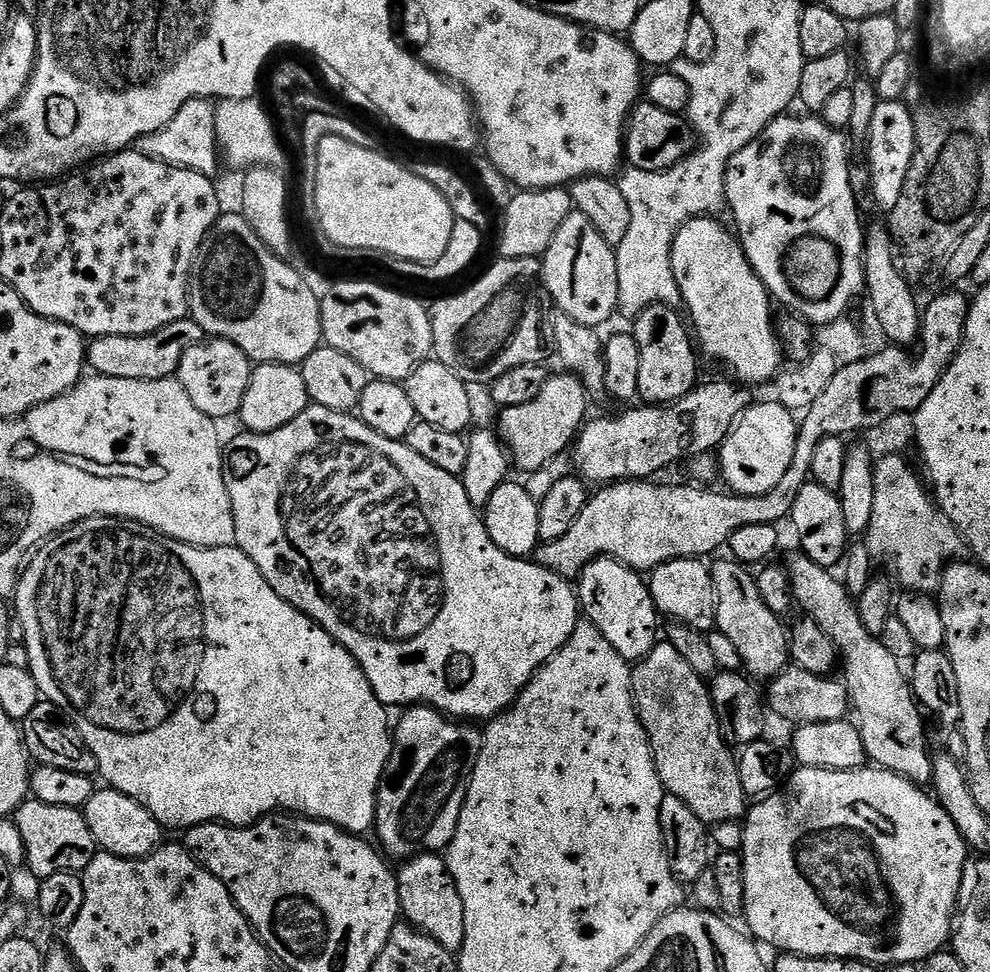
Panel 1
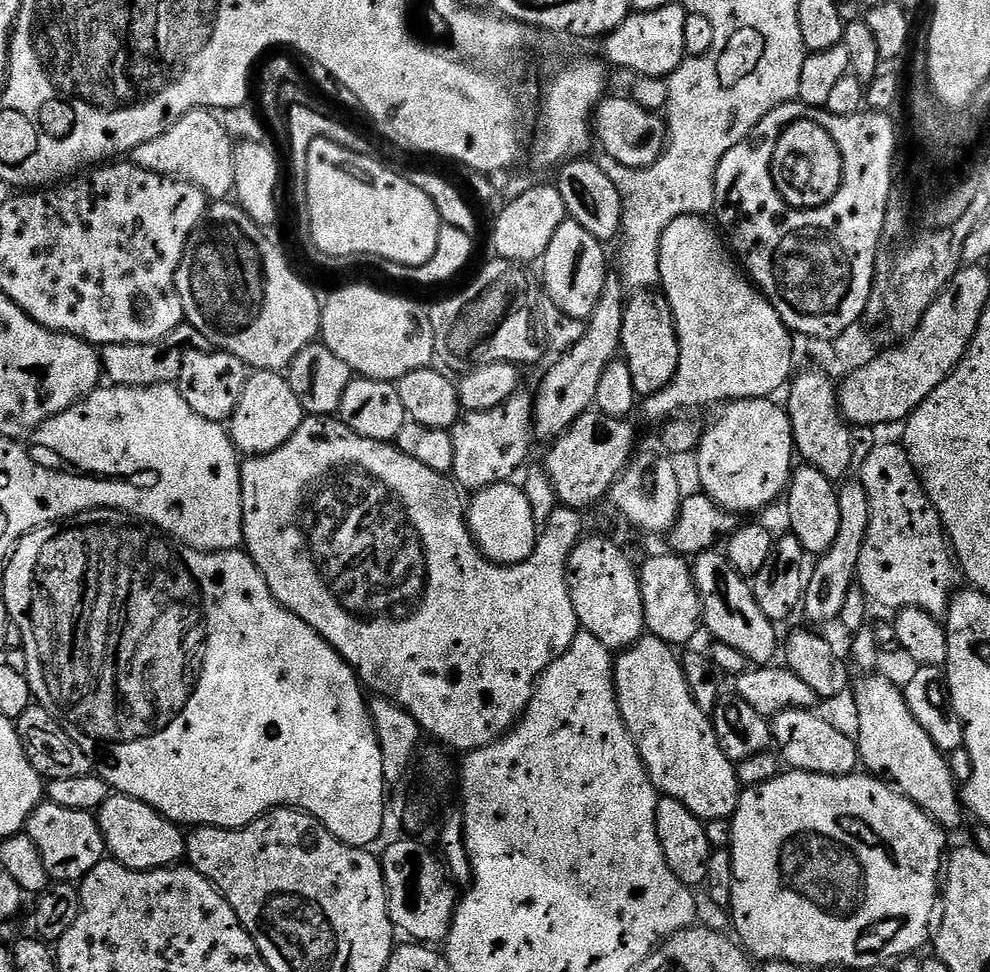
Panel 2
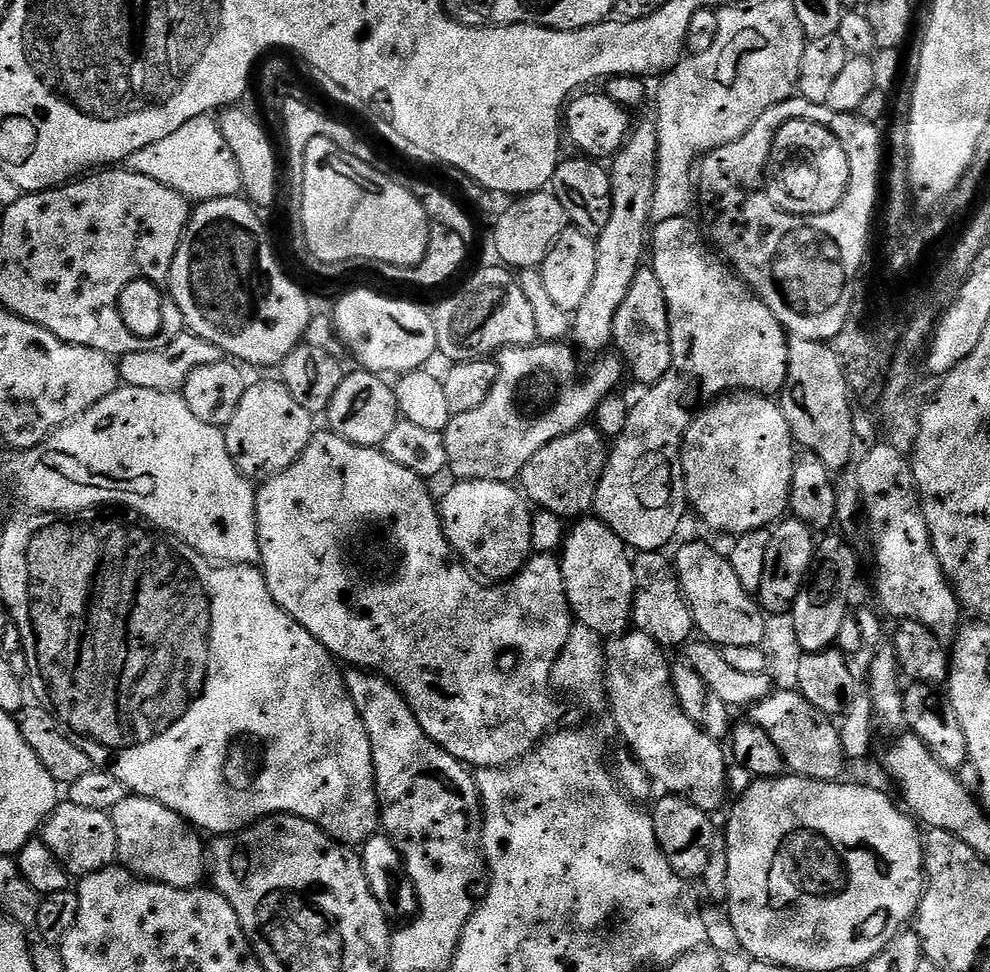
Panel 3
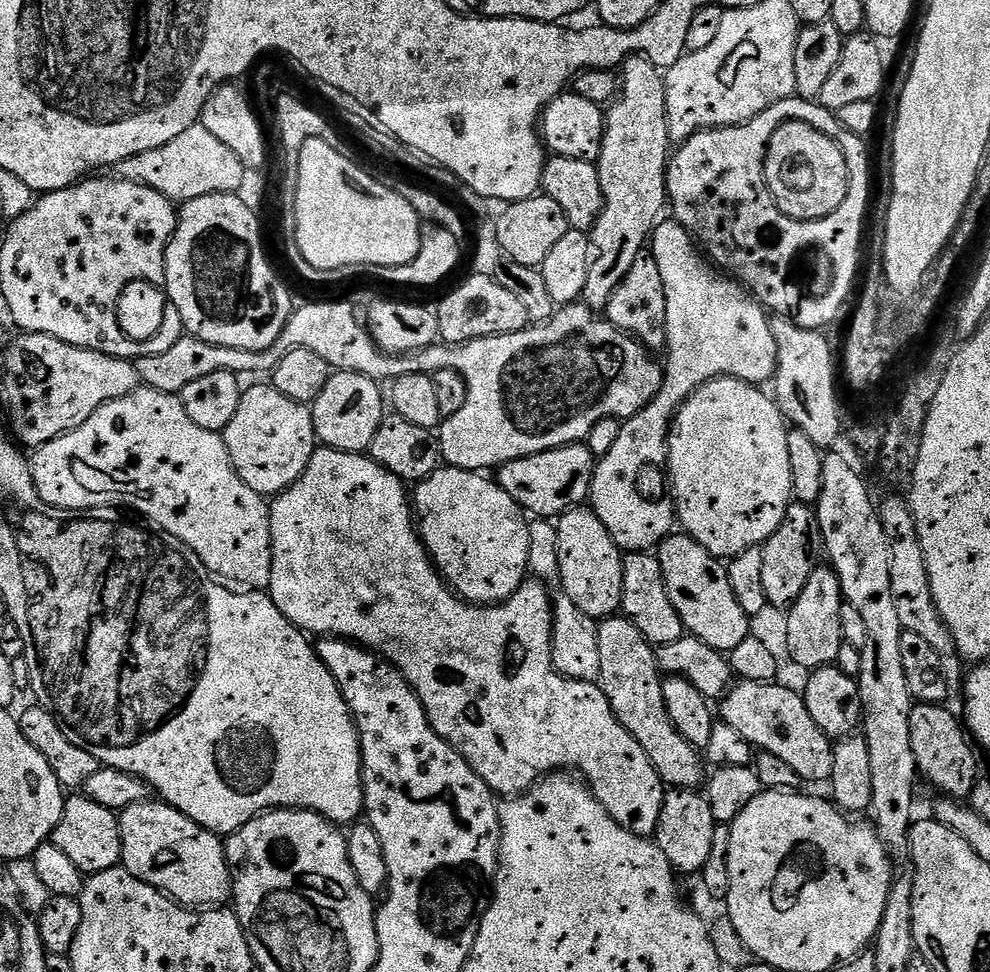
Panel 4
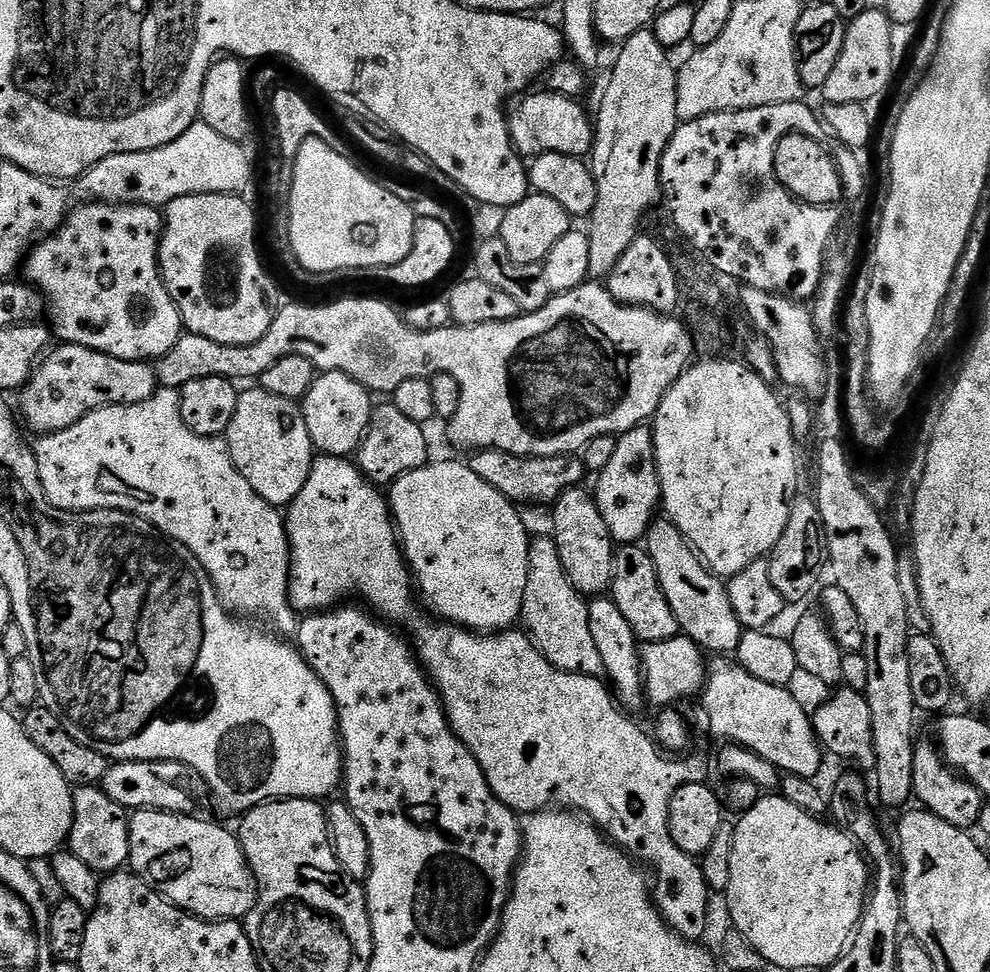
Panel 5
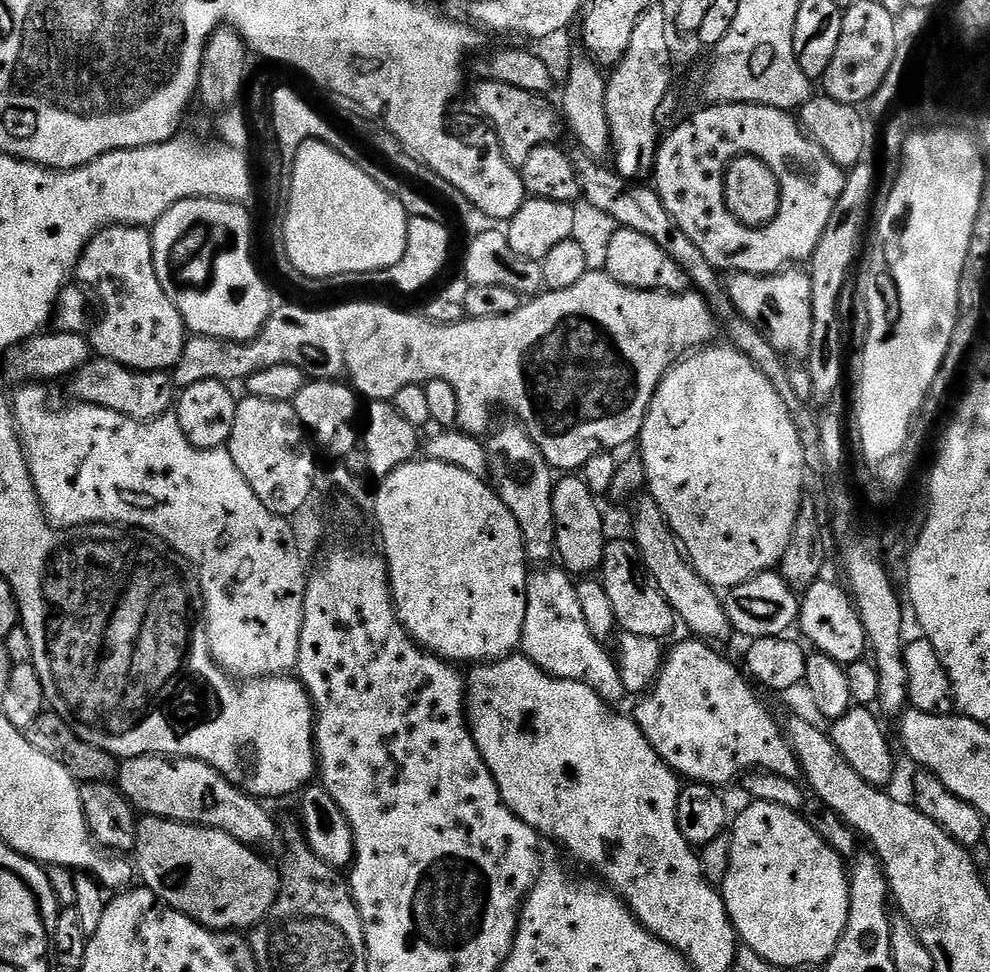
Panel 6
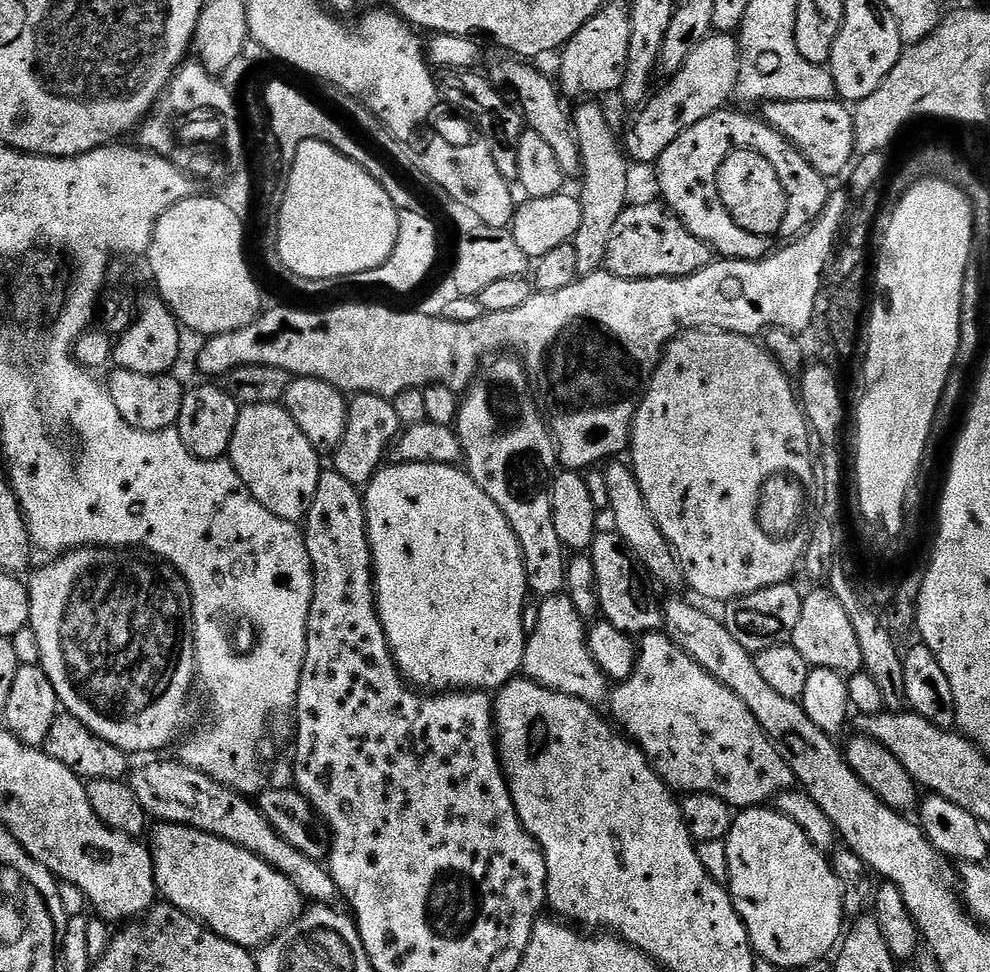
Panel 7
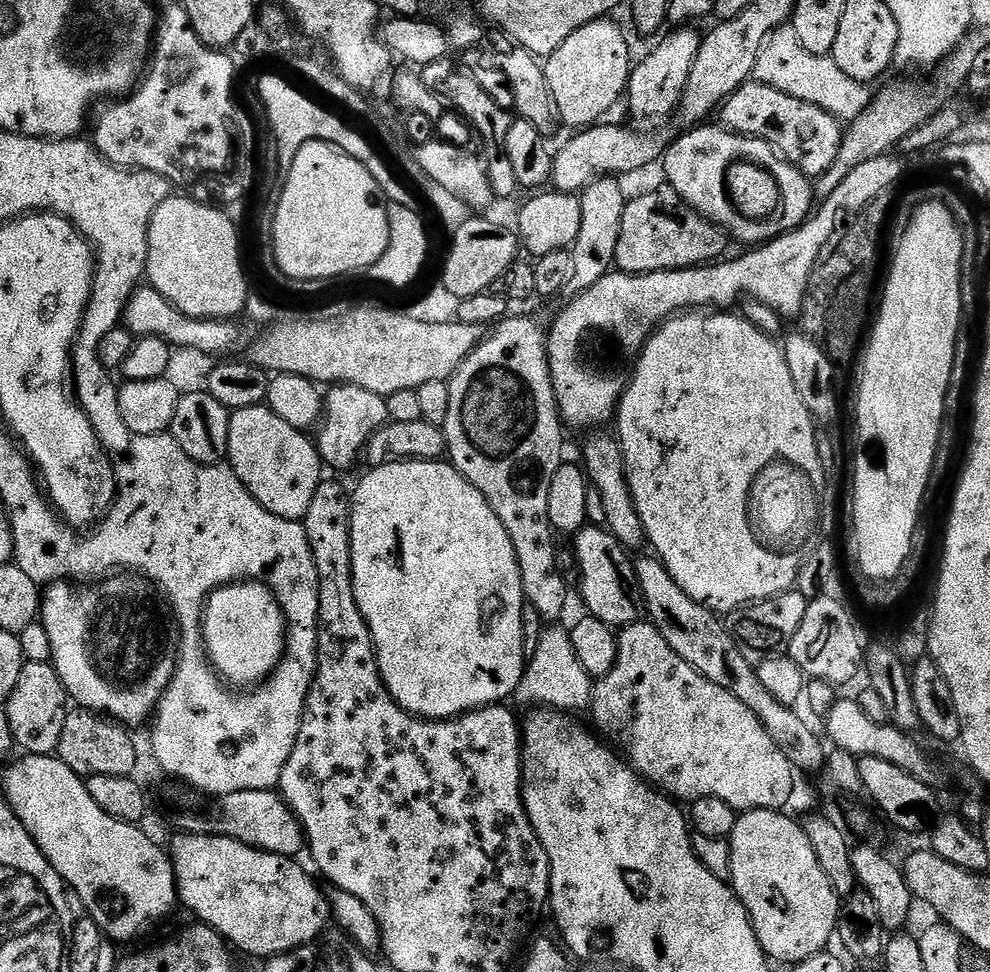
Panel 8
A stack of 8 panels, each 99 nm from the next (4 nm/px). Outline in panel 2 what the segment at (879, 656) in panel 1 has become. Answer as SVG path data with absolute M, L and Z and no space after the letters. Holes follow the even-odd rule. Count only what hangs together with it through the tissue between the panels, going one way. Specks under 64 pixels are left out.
M881 674L861 675L859 677L861 680L858 681L857 684L855 681L854 684L854 692L856 688L856 728L860 731L860 736L857 735L855 737L855 742L860 754L860 764L863 765L863 767L868 767L865 769L867 769L871 775L891 784L896 791L901 792L906 798L910 798L910 802L917 804L919 808L924 811L929 818L935 820L941 828L951 830L951 828L958 827L959 824L963 822L964 816L966 817L966 809L962 803L961 797L958 795L958 785L956 783L956 779L954 778L954 774L950 770L945 753L937 750L934 746L934 742L930 742L930 734L926 734L926 730L922 730L922 726L918 726L918 718L914 718L914 714L910 714L910 706L904 697L903 687L901 687L899 683L896 685L894 681L887 680L886 677L880 675Z

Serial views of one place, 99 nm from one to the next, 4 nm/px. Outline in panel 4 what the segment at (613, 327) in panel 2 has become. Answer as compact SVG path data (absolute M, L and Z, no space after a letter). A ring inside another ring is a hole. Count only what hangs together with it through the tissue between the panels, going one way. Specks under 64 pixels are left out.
M630 56L622 65L622 83L615 100L606 112L604 121L604 141L598 167L604 209L590 233L592 261L590 274L586 274L586 286L582 303L600 314L605 311L622 278L630 274L630 266L634 266L634 258L645 251L652 233L662 220L660 211L665 211L668 199L668 161L670 159L670 141L668 138L668 119L666 118L666 86L664 72L654 66L645 56Z

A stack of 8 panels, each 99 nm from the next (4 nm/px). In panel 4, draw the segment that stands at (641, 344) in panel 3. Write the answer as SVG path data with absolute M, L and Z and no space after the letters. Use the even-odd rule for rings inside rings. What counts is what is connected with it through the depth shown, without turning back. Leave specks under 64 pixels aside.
M645 250L634 258L634 266L630 266L630 274L622 278L618 290L610 298L606 309L606 319L627 336L639 340L649 350L663 349L668 343L666 330L666 291L662 284L661 271L652 257L651 251Z

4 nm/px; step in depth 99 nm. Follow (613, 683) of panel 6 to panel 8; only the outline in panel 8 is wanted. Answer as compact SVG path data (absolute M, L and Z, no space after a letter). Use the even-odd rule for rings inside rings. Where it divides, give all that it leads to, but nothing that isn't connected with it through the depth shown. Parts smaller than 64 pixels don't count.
M548 626L544 633L540 636L540 641L536 644L536 649L531 649L530 655L526 660L524 676L520 679L520 687L516 689L514 697L515 703L532 704L528 706L539 706L544 710L555 710L565 714L580 714L580 712L589 707L592 702L592 685L593 677L586 674L586 670L582 670L582 664L578 662L578 656L574 654L572 646L572 638L567 627L556 628L560 626Z

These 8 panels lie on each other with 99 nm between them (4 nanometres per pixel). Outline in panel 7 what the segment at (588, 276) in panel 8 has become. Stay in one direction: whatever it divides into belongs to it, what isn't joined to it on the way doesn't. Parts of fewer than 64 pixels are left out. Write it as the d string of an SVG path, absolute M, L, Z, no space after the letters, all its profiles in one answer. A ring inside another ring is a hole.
M580 102L571 113L572 130L576 133L576 145L580 151L580 166L584 185L578 191L582 206L582 226L572 241L578 250L578 277L589 276L604 268L606 246L610 242L610 230L618 222L628 200L628 168L630 161L618 139L618 132L612 129L608 116L600 102Z

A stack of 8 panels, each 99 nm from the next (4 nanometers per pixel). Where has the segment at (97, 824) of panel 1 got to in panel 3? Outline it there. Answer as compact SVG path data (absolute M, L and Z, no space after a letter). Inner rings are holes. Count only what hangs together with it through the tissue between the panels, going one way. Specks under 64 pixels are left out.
M130 794L110 813L114 822L114 834L118 834L118 860L123 867L144 880L153 880L175 888L199 888L205 883L210 868L210 856L206 844L200 841L201 833L183 820L174 810L162 806L145 796Z

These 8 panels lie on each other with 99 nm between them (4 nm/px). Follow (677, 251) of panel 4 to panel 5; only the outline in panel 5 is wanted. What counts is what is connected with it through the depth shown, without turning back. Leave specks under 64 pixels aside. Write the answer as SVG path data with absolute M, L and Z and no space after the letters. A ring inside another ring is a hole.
M641 426L623 432L618 437L615 453L610 462L595 480L596 505L602 514L602 522L606 522L610 530L613 541L617 545L643 541L647 537L648 527L657 519L662 508L660 475L656 469L656 451L651 427Z

